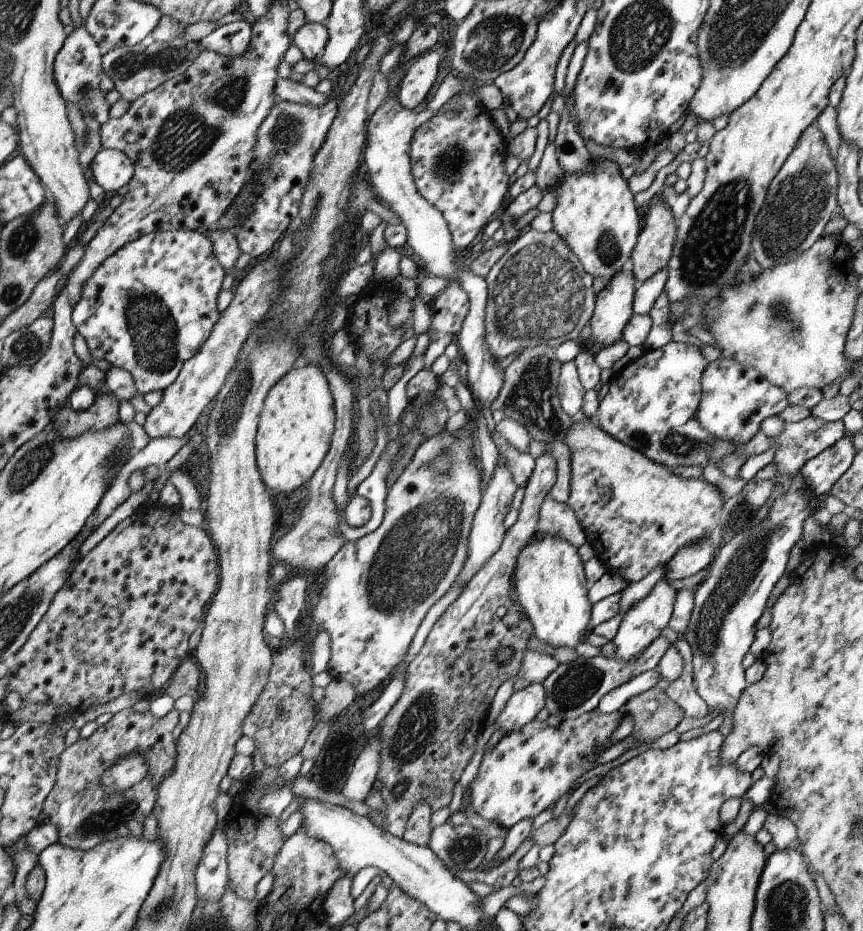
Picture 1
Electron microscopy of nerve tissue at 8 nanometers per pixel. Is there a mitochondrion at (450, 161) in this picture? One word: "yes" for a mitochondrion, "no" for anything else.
yes

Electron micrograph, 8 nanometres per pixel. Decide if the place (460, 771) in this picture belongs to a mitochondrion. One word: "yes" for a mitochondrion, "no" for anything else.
no

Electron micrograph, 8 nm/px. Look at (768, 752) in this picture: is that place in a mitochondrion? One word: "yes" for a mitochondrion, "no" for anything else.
no

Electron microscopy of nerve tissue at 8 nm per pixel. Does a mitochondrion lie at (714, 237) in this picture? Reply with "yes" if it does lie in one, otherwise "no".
yes

